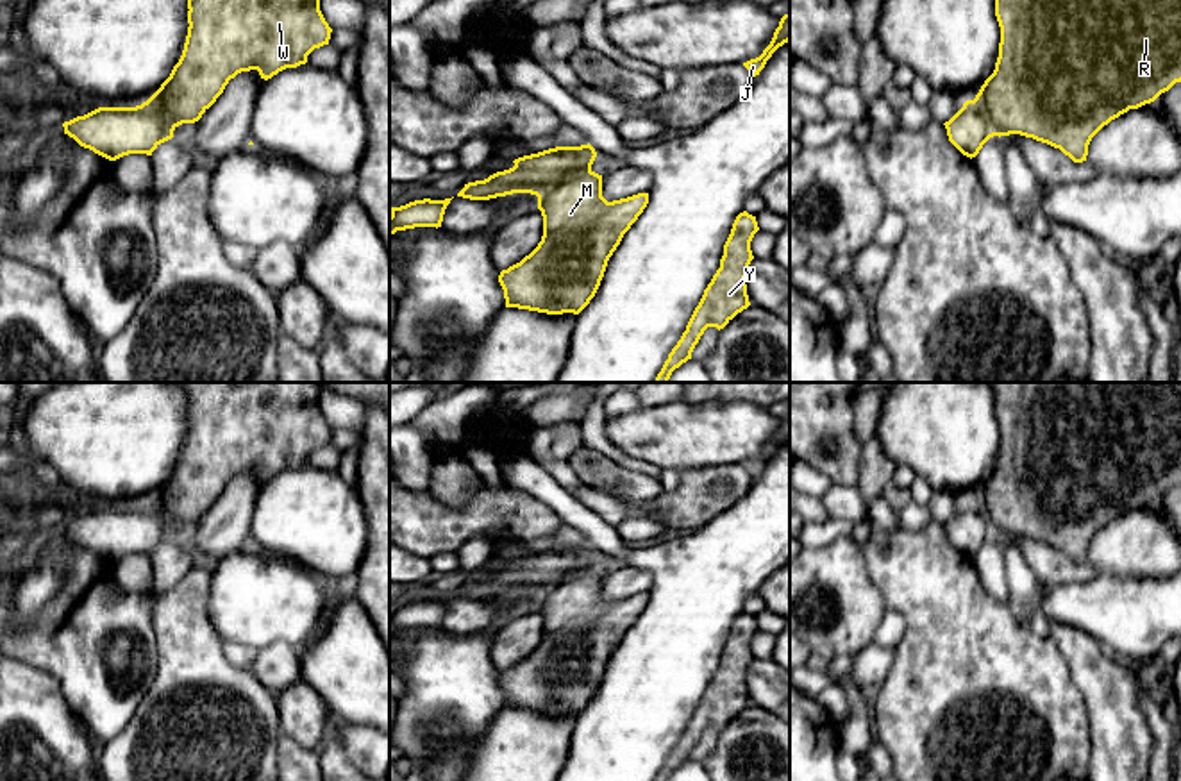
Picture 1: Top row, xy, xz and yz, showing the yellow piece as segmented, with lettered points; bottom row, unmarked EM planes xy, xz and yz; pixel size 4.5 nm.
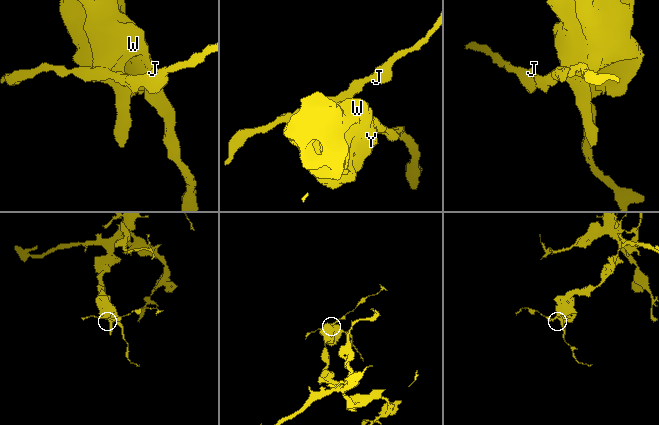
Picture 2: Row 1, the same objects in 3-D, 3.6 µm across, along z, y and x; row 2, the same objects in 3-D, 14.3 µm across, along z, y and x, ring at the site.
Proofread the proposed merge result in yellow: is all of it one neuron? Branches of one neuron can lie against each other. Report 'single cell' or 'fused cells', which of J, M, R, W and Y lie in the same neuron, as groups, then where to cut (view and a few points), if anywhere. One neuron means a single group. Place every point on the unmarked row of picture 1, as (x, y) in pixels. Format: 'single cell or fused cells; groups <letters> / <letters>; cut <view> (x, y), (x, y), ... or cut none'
fused cells; groups J / M R W Y; cut xz (590, 569), (547, 587), (536, 596)

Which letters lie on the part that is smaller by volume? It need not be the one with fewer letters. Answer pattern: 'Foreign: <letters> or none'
Foreign: J

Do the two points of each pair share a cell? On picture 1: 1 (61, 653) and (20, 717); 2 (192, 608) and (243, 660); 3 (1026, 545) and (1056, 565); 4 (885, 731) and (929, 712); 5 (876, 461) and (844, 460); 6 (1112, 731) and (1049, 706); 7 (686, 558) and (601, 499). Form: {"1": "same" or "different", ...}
{"1": "different", "2": "different", "3": "same", "4": "same", "5": "different", "6": "different", "7": "different"}

